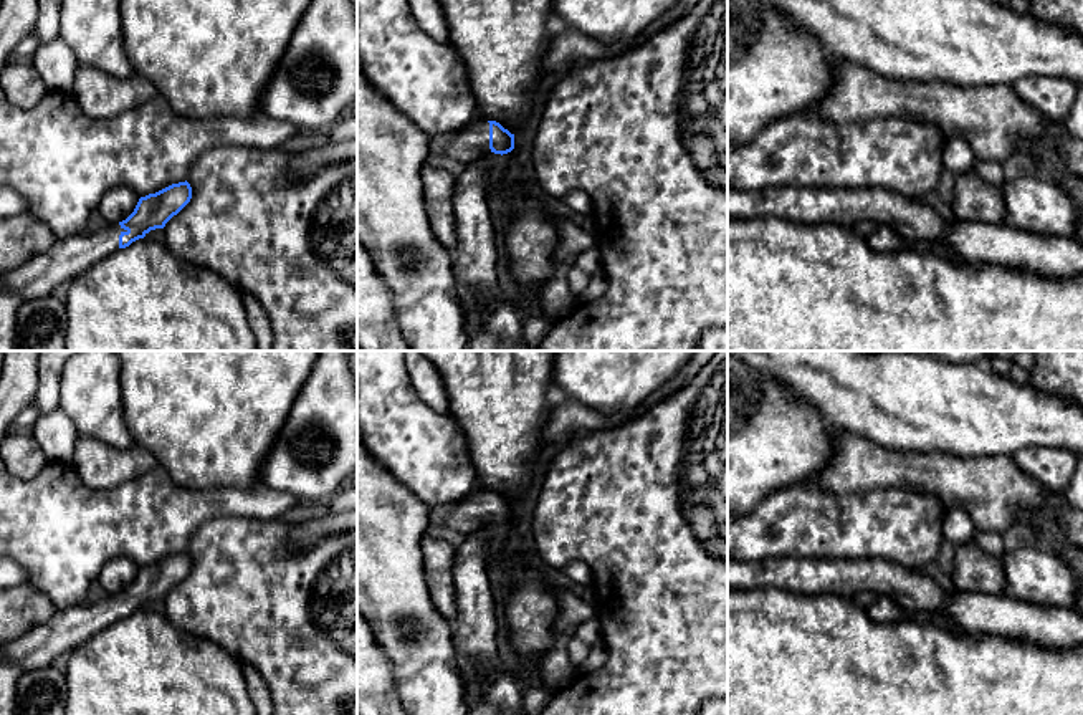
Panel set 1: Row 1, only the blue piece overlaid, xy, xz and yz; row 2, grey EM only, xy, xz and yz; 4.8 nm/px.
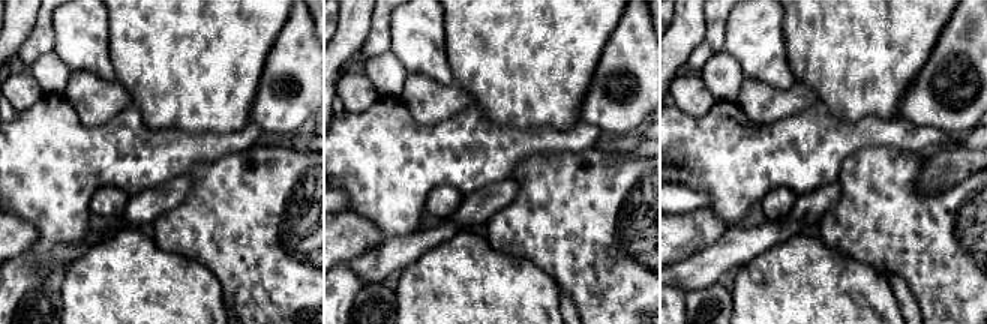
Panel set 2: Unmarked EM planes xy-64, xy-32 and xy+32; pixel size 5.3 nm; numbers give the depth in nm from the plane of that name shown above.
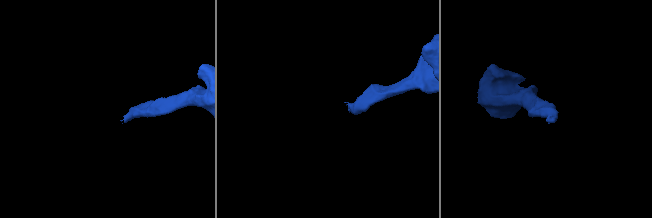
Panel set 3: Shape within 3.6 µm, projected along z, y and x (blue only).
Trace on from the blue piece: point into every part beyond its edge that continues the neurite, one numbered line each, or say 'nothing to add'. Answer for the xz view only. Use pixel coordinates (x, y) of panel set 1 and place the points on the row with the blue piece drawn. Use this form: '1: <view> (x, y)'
1: xz (468, 143)

